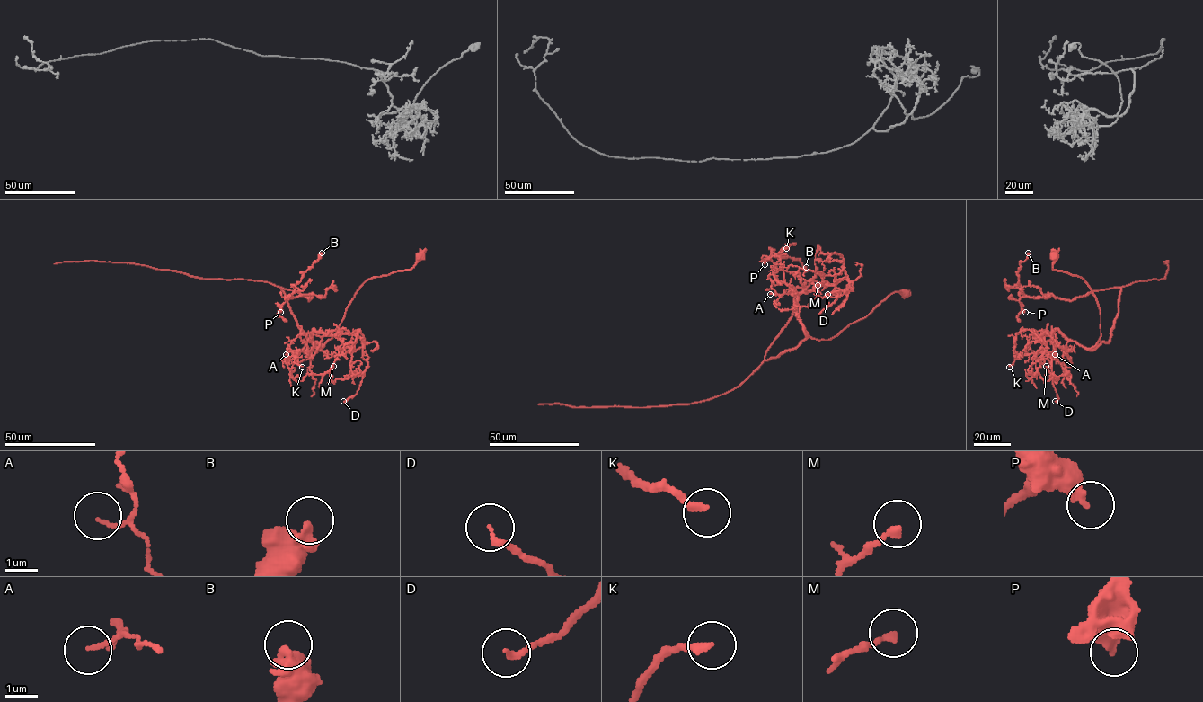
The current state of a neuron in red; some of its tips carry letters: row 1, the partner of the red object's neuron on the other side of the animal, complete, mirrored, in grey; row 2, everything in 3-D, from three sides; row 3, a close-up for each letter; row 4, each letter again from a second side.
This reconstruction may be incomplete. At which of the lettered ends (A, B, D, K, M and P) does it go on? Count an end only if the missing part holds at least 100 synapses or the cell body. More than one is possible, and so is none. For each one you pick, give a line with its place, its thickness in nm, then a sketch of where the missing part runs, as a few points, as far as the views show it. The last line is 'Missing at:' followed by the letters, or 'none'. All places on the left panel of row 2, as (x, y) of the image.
Missing at: none

